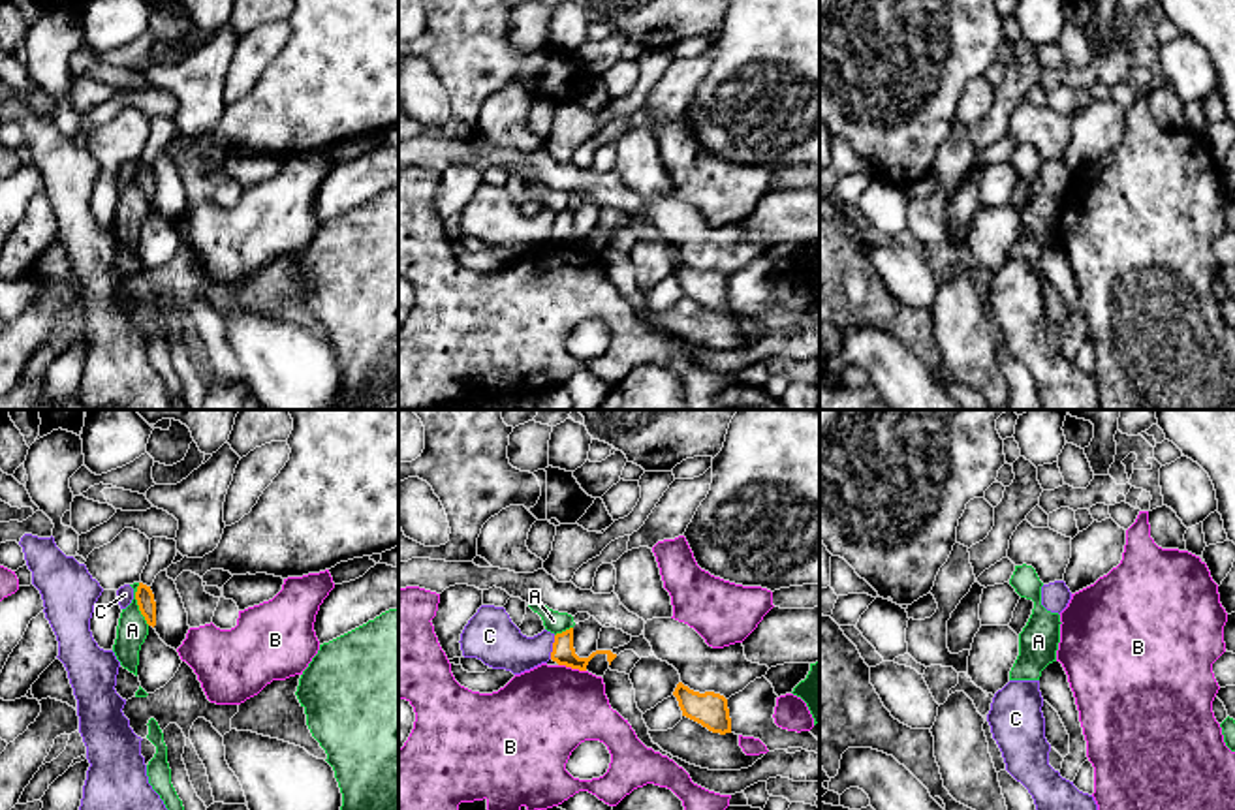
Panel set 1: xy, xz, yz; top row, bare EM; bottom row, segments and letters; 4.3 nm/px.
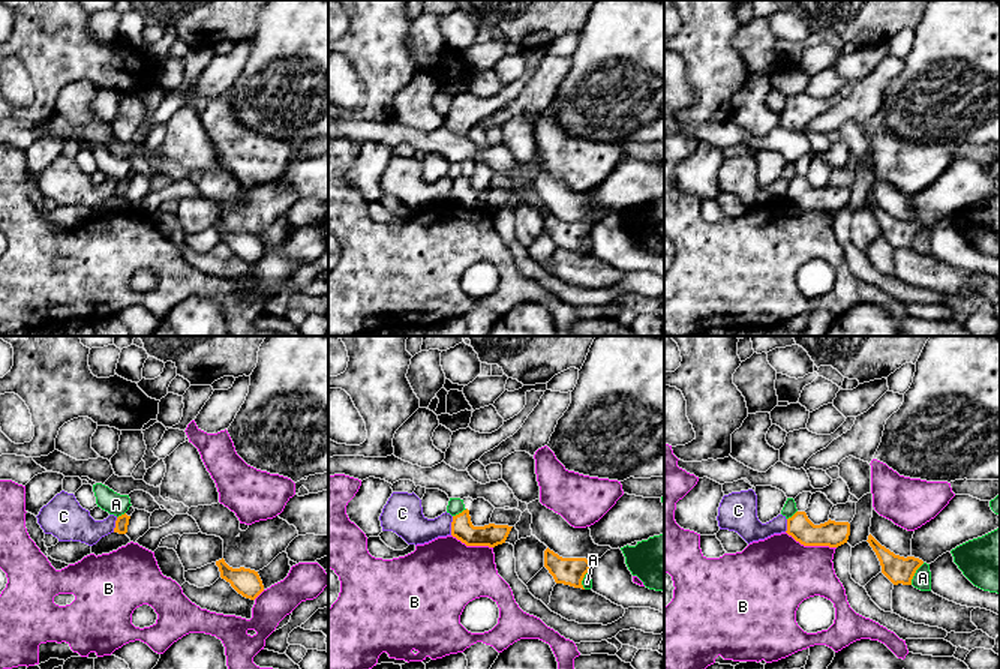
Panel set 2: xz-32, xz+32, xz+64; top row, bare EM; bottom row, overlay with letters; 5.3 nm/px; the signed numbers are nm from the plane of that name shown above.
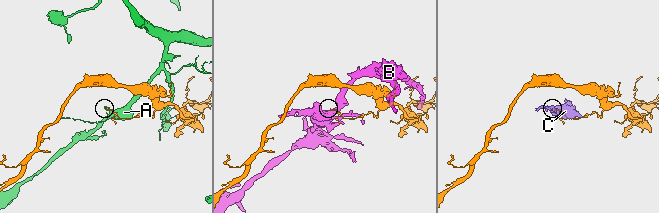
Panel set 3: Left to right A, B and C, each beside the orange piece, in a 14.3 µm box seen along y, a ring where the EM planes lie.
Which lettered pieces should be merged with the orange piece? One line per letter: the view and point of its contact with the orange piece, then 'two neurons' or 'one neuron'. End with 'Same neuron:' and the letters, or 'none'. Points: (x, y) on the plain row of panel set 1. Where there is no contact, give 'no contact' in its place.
A: meets orange in xy at (138, 183); two neurons
B: meets orange in xz at (572, 247); two neurons
C: meets orange in xz at (553, 226); two neurons
Same neuron: none

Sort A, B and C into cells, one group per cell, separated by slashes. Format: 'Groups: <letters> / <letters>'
Groups: A / B / C

